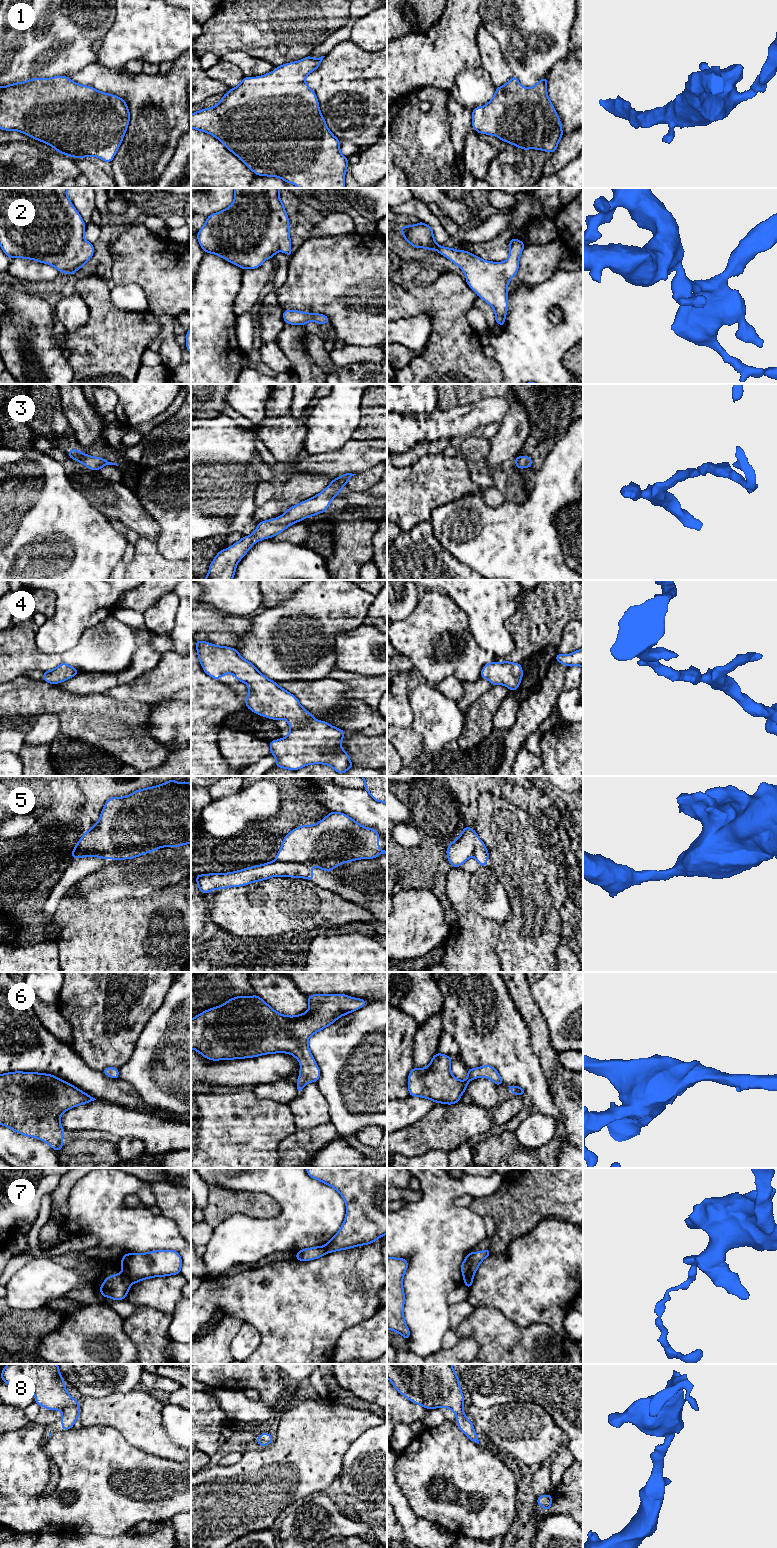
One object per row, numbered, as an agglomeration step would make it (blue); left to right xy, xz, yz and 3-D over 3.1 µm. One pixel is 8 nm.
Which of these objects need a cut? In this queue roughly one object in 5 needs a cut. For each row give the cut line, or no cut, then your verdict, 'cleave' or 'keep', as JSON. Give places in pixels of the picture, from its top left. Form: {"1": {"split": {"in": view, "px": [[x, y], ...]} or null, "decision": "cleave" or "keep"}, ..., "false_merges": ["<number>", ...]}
{"1": {"split": null, "decision": "keep"}, "2": {"split": null, "decision": "keep"}, "3": {"split": null, "decision": "keep"}, "4": {"split": null, "decision": "keep"}, "5": {"split": null, "decision": "keep"}, "6": {"split": null, "decision": "keep"}, "7": {"split": {"in": "xy", "px": [[122, 1271], [132, 1282]]}, "decision": "cleave"}, "8": {"split": null, "decision": "keep"}, "false_merges": ["7"]}

